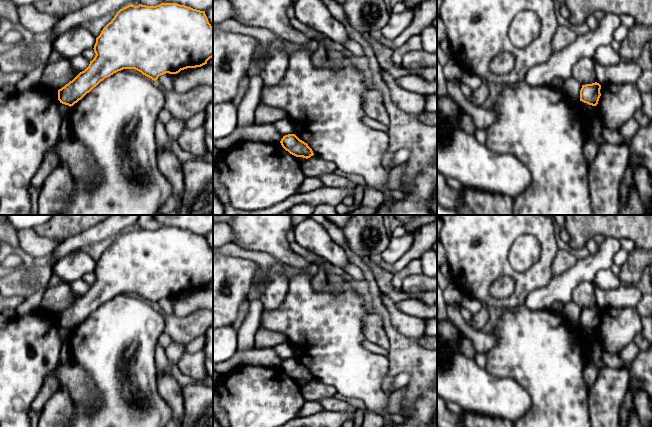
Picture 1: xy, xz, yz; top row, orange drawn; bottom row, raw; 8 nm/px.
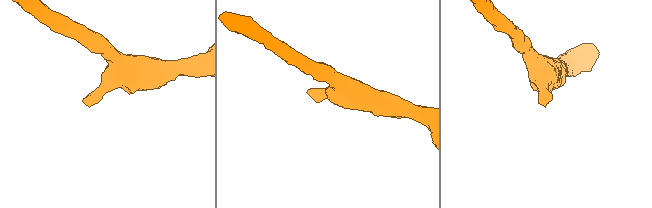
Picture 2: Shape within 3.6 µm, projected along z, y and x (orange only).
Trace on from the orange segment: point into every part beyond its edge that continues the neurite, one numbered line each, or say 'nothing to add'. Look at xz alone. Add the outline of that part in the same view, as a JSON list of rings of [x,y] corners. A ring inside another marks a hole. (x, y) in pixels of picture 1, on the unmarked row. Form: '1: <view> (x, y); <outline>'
nothing to add

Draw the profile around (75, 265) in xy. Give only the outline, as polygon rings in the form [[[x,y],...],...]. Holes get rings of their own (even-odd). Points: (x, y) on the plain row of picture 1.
[[[76,249],[58,260],[52,267],[52,273],[67,283],[83,278],[94,272],[96,261],[86,249]]]

